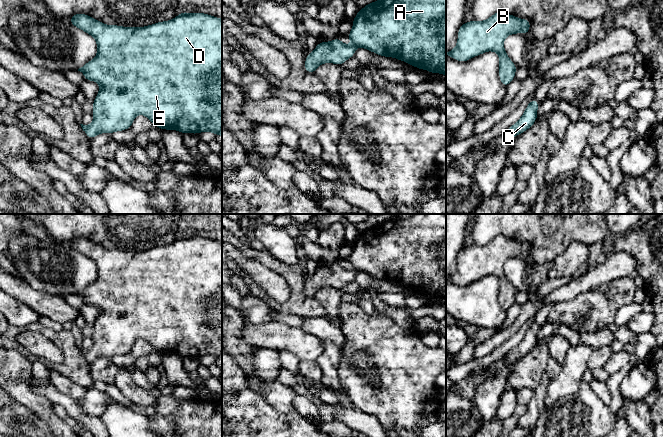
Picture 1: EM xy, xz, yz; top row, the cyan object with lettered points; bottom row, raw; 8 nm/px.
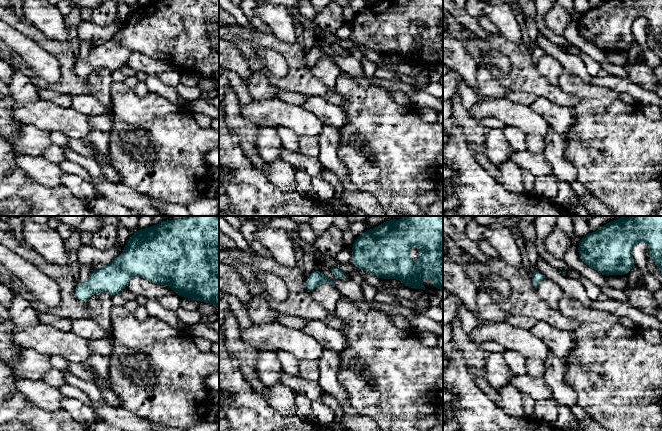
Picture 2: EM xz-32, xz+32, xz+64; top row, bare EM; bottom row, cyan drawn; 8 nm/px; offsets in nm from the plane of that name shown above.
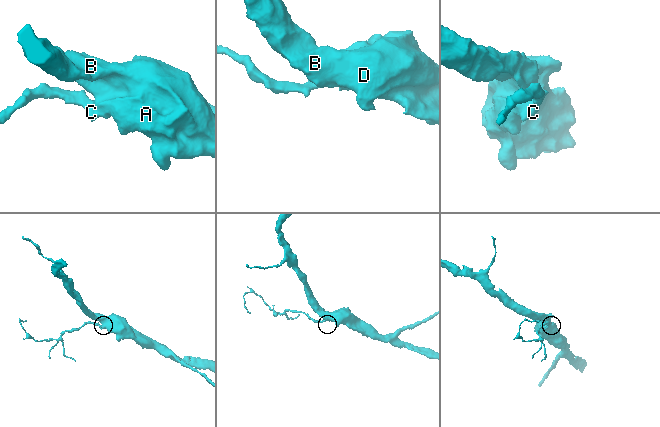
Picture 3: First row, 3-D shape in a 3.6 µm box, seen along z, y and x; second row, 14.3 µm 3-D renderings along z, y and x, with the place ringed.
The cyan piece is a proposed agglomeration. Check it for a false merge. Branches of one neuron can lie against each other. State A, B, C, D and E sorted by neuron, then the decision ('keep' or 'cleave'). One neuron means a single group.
A B C D E; keep

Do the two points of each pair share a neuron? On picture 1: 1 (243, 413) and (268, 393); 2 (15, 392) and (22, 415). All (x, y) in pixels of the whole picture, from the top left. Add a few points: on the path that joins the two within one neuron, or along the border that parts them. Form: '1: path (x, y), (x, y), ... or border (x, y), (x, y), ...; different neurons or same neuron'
1: border (247, 380), (251, 389), (282, 411); different neurons
2: border (10, 397), (28, 407), (38, 416); different neurons

